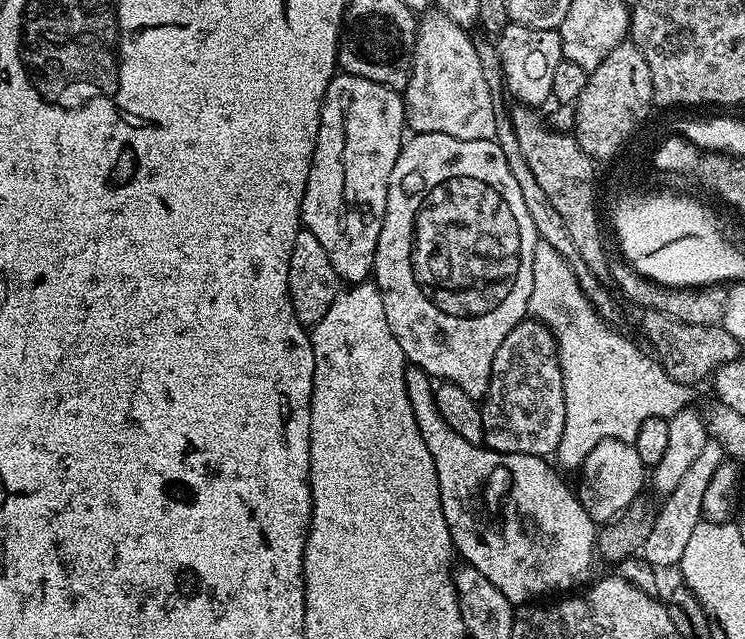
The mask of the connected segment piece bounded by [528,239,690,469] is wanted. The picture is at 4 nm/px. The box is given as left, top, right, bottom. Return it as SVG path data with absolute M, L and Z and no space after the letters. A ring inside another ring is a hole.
M537 239L534 250L534 290L530 290L528 316L547 325L556 337L566 404L565 432L554 455L556 460L560 459L561 469L579 469L590 450L594 450L594 446L598 446L603 440L635 441L638 430L642 430L642 422L646 422L646 418L671 418L690 404L689 385L679 384L674 378L670 378L670 374L661 367L660 361L648 352L649 357L646 353L640 352L639 346L615 332L612 329L615 327L609 321L599 318L596 324L592 324L592 328L584 328L584 308L588 308L590 303L568 261L562 258L562 254L558 254L558 250L554 250L554 246ZM584 348L596 348L596 356L600 356L600 360L584 360L584 356L592 356L592 352L584 352Z

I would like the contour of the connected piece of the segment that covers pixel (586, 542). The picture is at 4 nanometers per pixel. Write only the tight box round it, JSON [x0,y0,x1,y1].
[405,366,598,606]

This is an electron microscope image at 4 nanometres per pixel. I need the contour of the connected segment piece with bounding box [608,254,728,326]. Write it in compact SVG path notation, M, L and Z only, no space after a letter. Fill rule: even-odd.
M620 254L613 255L608 262L610 280L618 289L619 295L625 301L637 304L638 309L643 311L656 310L666 314L670 319L682 323L689 323L693 326L719 325L723 318L723 311L726 310L728 288L724 286L672 288L670 285L656 284L648 279L638 270L631 267L627 260Z

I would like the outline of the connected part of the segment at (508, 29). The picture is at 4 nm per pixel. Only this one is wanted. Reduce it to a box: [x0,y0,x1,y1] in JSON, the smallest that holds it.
[498,22,562,106]

